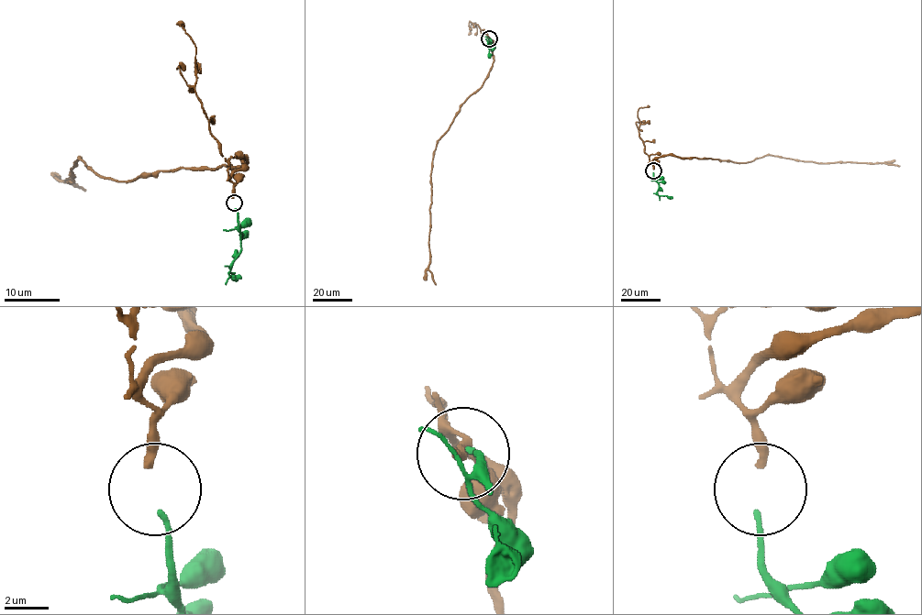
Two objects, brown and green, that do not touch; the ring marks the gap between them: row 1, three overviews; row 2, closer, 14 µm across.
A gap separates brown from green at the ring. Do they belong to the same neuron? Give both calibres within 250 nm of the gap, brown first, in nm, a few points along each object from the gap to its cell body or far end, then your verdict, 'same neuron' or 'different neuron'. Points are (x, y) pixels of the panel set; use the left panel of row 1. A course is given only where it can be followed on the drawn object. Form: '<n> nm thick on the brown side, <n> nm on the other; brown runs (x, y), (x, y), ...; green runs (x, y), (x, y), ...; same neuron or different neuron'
400 nm thick on the brown side, 260 nm on the other; brown runs (234, 198), (231, 176), (245, 159), (133, 181), (105, 179), (79, 159), (72, 181), (62, 181), (84, 190); green runs (235, 208), (240, 253), (228, 272), (234, 272), (237, 280); same neuron

